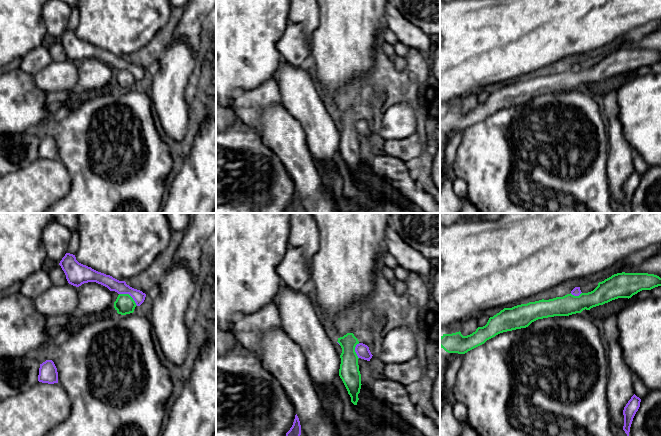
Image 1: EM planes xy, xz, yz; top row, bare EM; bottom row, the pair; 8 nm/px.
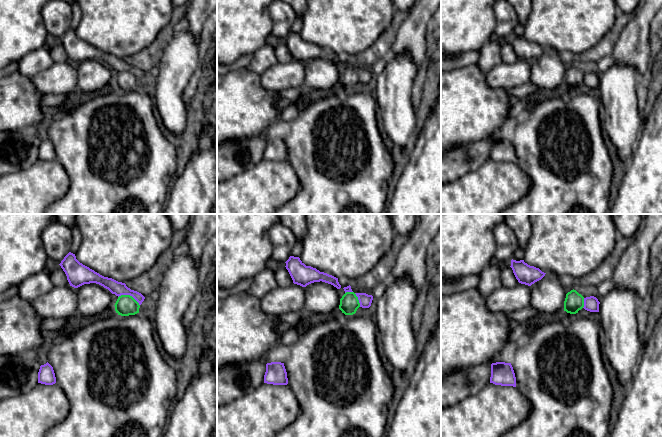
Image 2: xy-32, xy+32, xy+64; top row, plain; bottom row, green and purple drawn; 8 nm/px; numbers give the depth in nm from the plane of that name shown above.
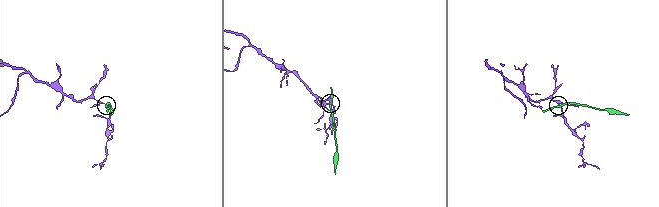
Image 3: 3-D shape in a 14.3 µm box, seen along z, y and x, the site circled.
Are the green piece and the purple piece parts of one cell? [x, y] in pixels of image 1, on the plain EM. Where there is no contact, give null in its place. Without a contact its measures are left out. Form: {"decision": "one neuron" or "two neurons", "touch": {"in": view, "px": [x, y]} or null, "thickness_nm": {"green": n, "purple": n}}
{"decision": "two neurons", "touch": {"in": "xy", "px": [129, 71]}, "thickness_nm": {"green": 160, "purple": 100}}

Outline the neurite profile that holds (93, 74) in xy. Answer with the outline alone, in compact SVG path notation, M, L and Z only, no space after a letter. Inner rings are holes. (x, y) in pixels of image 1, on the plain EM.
M96 58L84 59L78 63L77 89L85 94L114 83L112 67Z

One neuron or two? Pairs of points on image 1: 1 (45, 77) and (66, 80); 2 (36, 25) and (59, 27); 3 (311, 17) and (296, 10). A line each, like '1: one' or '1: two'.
1: one
2: two
3: one

